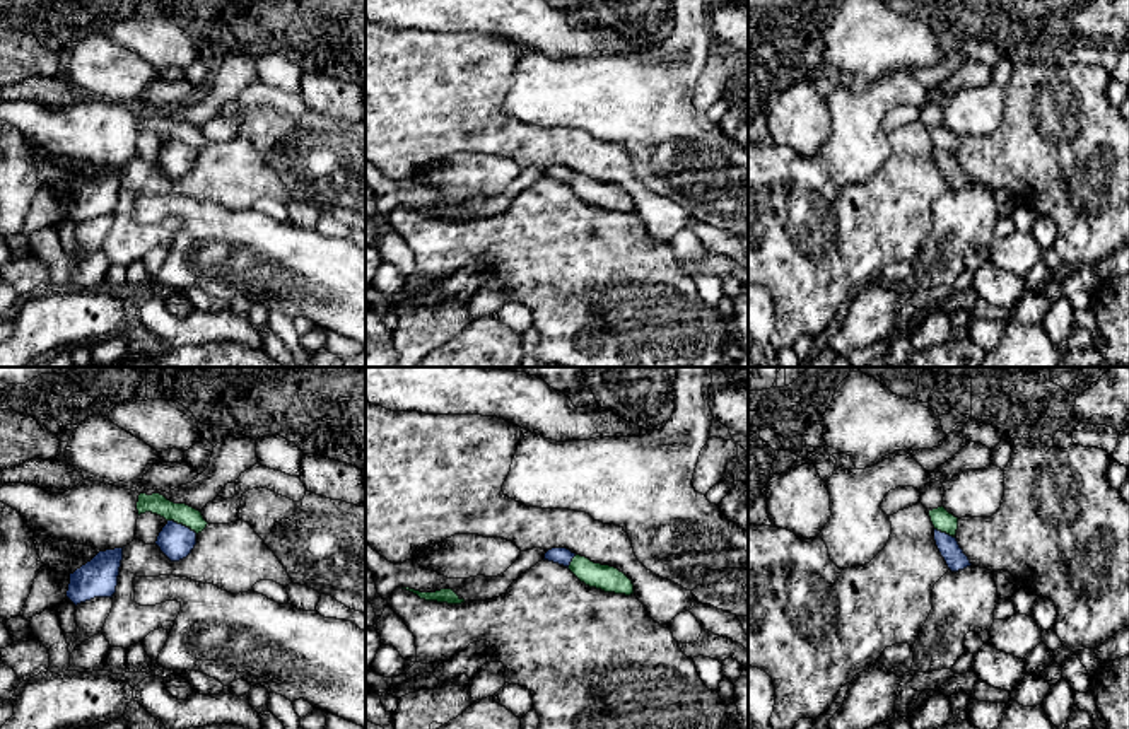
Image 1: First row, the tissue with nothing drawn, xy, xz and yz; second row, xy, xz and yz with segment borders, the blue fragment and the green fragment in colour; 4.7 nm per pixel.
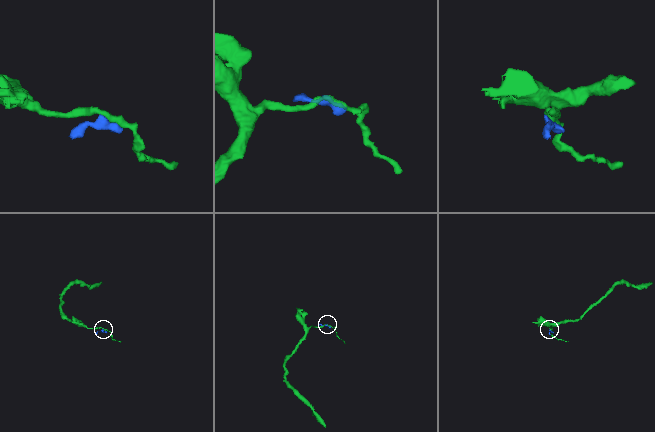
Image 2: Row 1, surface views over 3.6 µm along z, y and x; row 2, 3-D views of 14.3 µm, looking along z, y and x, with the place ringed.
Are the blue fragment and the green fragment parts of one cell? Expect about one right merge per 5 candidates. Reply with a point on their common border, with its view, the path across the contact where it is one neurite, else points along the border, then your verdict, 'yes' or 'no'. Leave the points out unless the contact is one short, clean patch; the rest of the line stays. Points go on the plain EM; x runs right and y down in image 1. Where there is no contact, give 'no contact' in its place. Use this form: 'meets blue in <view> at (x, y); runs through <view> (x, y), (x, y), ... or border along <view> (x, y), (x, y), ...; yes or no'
meets blue in xy at (181, 142); border along xy (168, 137), (185, 142), (197, 151); no

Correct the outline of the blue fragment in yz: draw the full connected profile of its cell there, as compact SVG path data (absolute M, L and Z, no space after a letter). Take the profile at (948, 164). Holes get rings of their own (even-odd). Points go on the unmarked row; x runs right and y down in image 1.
M934 147L934 159L951 190L958 190L972 183L956 155Z

